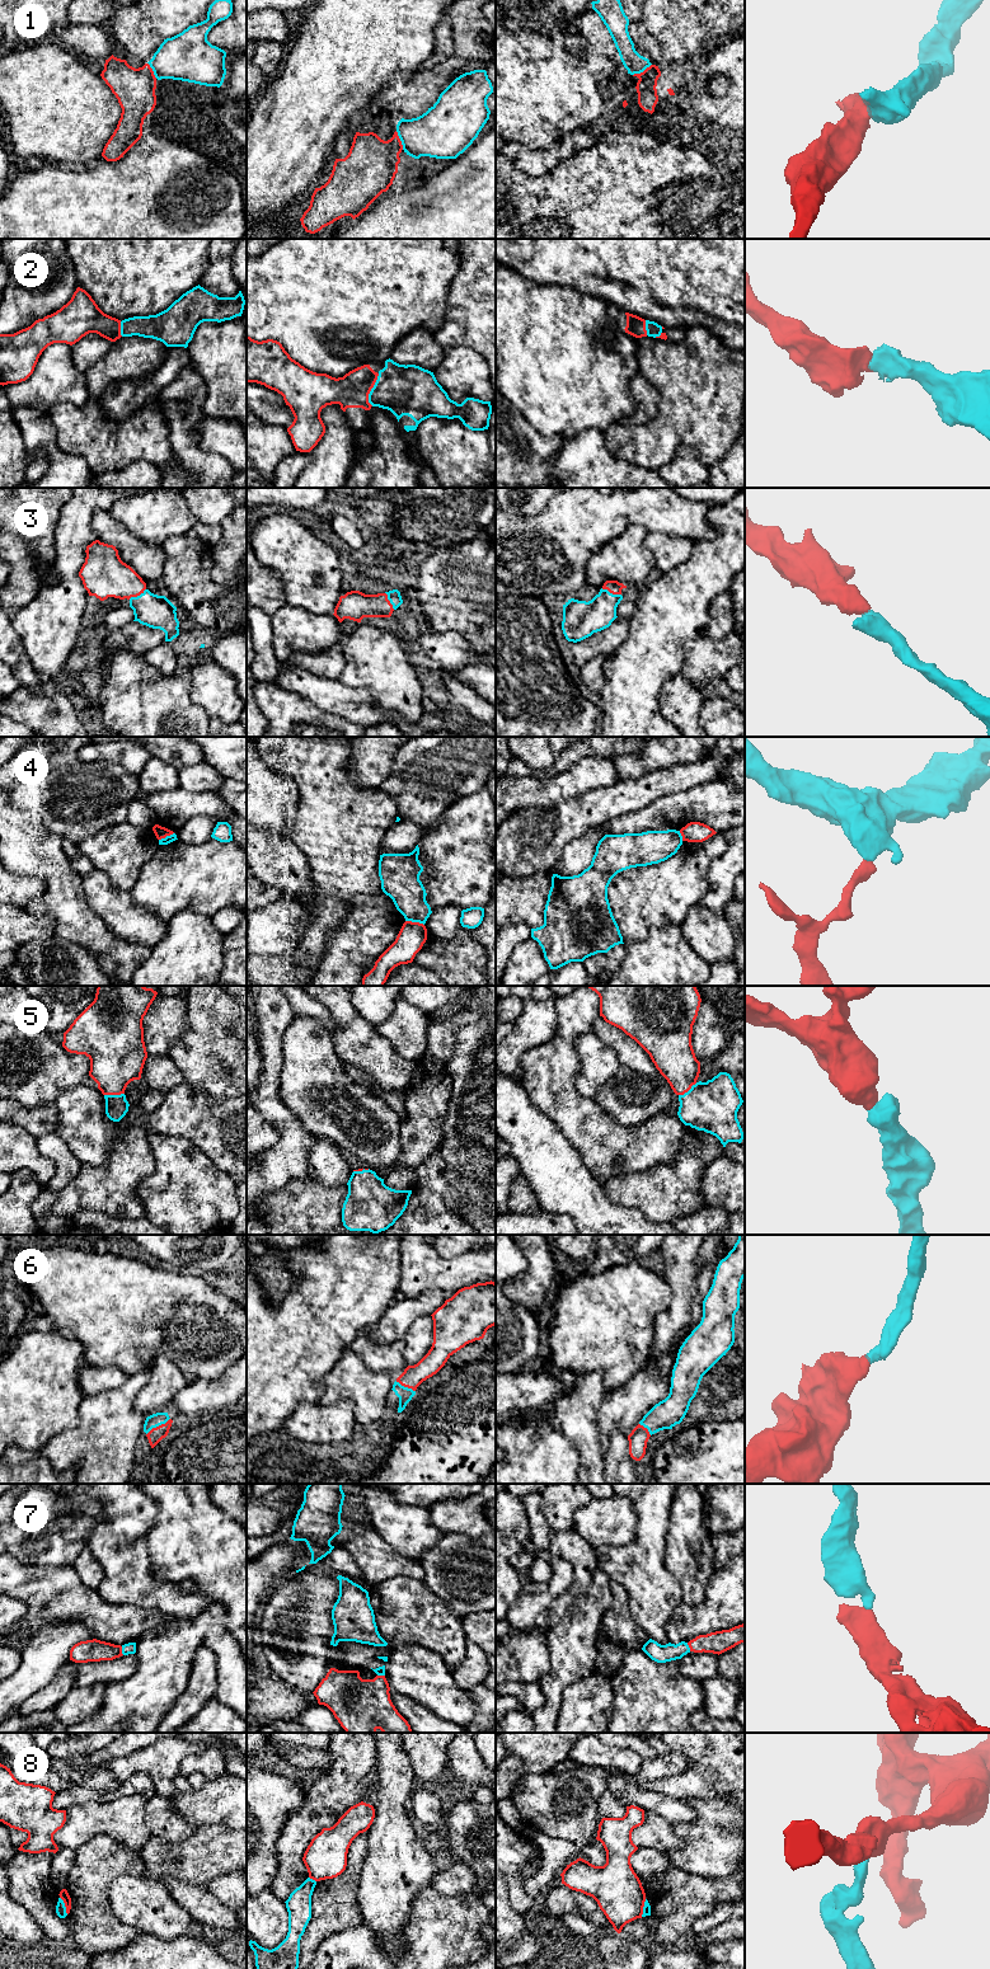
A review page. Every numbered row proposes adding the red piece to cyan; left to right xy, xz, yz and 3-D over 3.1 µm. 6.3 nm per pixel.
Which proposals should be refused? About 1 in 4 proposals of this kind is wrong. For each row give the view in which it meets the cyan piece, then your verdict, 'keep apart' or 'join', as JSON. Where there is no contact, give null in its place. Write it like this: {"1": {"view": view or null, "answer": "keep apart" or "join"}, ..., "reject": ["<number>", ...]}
{"1": {"view": "xz", "answer": "keep apart"}, "2": {"view": "xz", "answer": "join"}, "3": {"view": "yz", "answer": "join"}, "4": {"view": "xz", "answer": "keep apart"}, "5": {"view": "xy", "answer": "join"}, "6": {"view": "xy", "answer": "join"}, "7": {"view": "xy", "answer": "join"}, "8": {"view": "yz", "answer": "keep apart"}, "reject": ["1", "4", "8"]}

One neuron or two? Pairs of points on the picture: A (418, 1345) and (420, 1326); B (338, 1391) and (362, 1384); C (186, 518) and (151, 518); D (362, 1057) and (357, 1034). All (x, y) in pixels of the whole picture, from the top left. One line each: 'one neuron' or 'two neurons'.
A: one neuron
B: one neuron
C: one neuron
D: one neuron

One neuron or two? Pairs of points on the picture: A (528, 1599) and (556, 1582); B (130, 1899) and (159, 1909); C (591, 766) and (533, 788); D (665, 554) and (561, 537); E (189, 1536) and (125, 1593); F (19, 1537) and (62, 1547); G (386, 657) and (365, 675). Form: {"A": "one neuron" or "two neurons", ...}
{"A": "one neuron", "B": "one neuron", "C": "one neuron", "D": "two neurons", "E": "two neurons", "F": "one neuron", "G": "one neuron"}

